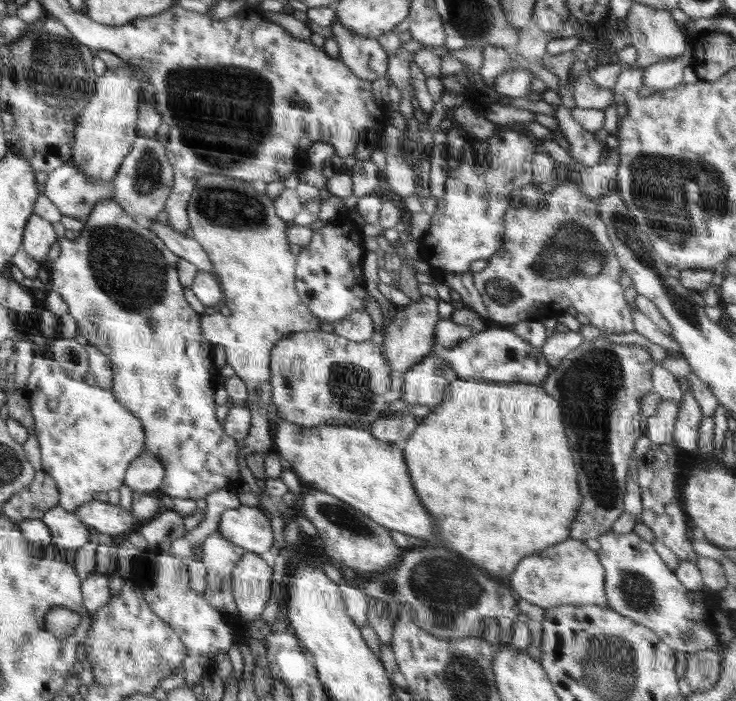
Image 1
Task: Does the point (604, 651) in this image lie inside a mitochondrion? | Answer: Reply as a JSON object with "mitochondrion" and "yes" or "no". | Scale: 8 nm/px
{"mitochondrion":"yes"}

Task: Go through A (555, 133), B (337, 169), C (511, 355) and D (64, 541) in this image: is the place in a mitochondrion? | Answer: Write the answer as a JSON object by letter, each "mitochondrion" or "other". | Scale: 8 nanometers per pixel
{"A":"other","B":"other","C":"other","D":"other"}

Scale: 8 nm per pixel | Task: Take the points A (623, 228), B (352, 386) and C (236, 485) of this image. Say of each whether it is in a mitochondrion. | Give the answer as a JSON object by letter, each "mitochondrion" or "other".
{"A":"mitochondrion","B":"mitochondrion","C":"other"}

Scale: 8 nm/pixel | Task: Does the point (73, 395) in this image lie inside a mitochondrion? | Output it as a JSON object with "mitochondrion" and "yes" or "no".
{"mitochondrion":"no"}

